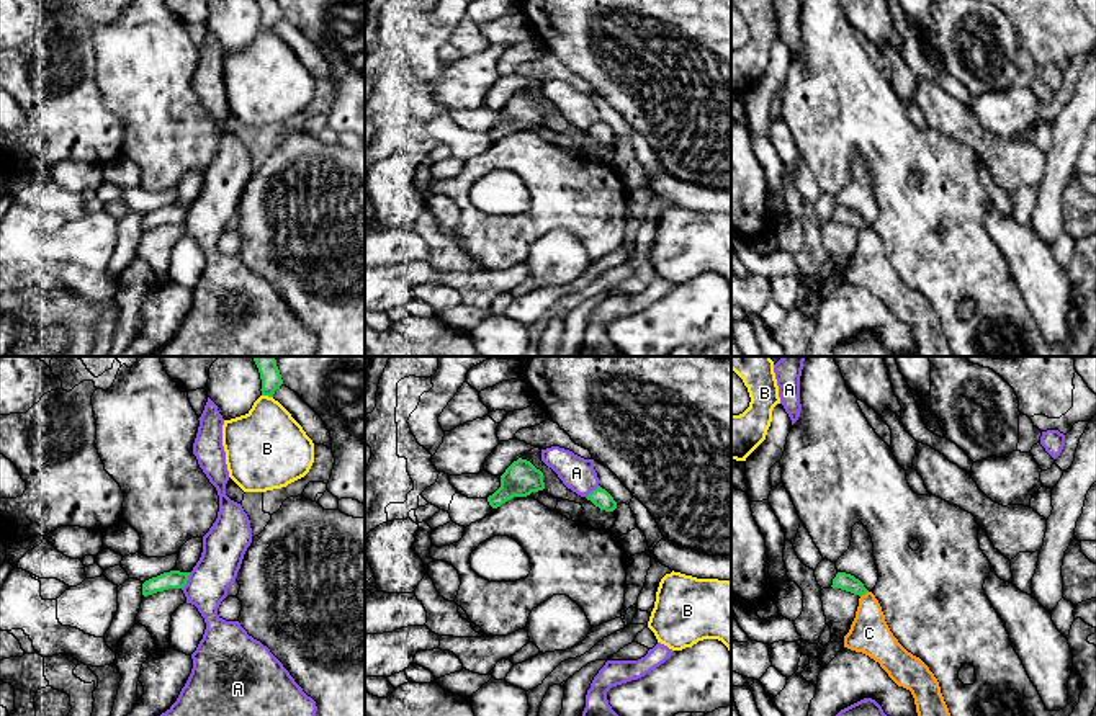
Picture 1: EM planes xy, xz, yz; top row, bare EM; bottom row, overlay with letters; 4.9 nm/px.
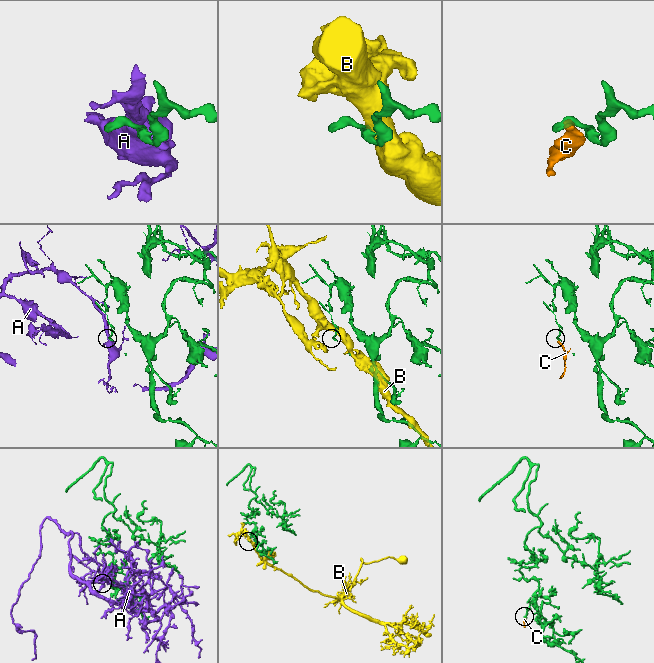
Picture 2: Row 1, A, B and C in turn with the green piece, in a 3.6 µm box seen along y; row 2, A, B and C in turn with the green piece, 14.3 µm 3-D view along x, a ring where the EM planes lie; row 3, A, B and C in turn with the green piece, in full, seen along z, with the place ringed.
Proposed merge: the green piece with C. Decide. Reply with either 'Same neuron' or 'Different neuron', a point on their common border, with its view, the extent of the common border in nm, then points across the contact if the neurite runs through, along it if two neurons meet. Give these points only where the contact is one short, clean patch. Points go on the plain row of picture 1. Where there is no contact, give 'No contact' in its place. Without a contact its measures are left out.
Different neuron. Touches green at yz (864, 228). Shared border 50 nm. Boundary: yz (867, 224), (861, 231)

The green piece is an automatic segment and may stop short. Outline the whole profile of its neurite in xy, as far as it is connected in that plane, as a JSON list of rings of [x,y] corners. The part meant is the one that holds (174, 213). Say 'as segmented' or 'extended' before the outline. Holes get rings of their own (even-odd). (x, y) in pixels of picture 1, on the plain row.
as segmented; [[[170,204],[157,211],[152,211],[142,217],[142,229],[152,229],[168,222],[183,222],[186,219],[190,206]]]

